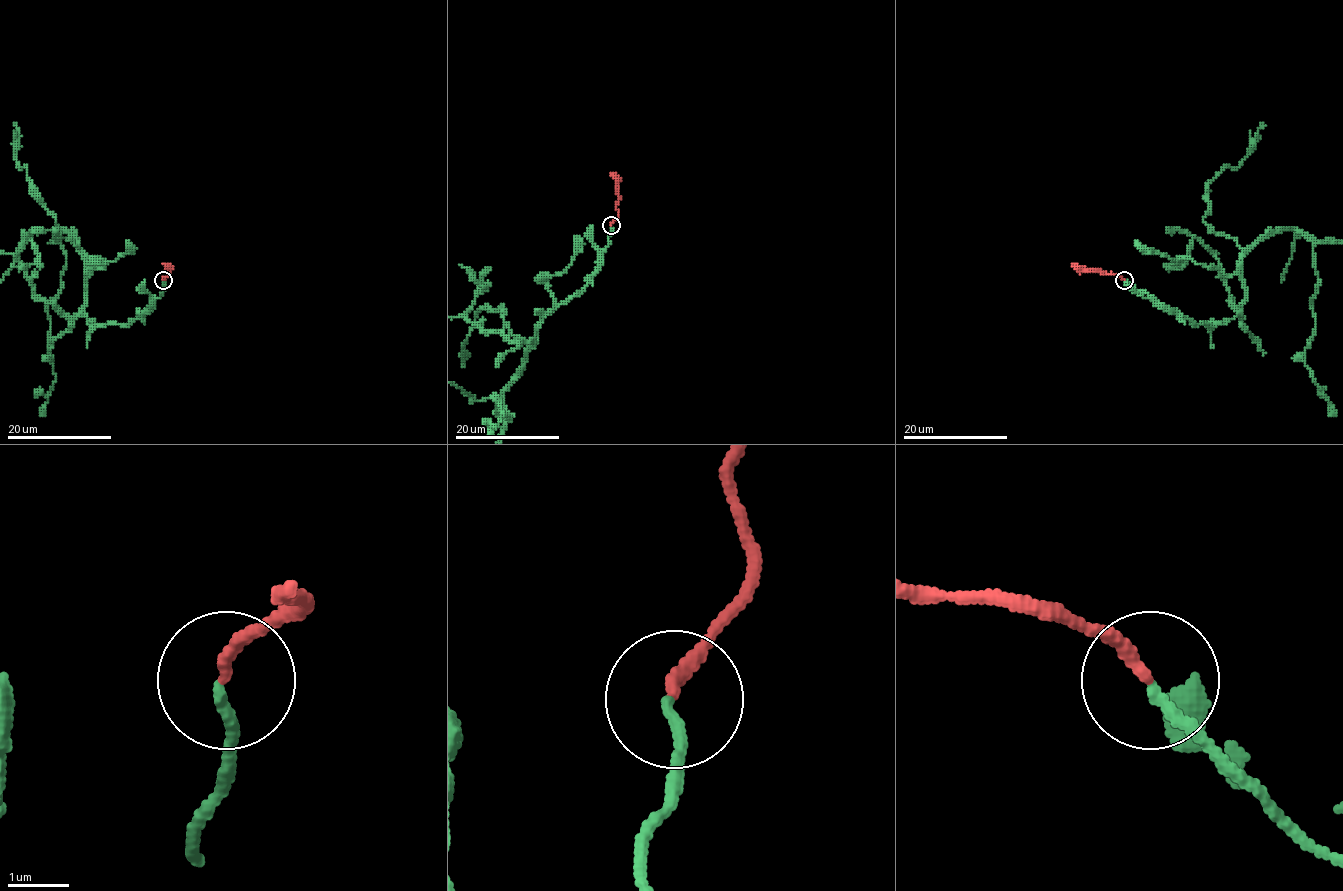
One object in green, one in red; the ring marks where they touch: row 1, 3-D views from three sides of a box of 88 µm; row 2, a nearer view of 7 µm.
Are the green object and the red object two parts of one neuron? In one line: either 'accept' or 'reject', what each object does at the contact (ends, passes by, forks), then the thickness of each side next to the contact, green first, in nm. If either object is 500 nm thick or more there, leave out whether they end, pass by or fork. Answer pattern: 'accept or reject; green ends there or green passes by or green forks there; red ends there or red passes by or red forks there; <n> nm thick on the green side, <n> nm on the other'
accept; green ends there; red ends there; 180 nm thick on the green side, 200 nm on the other

